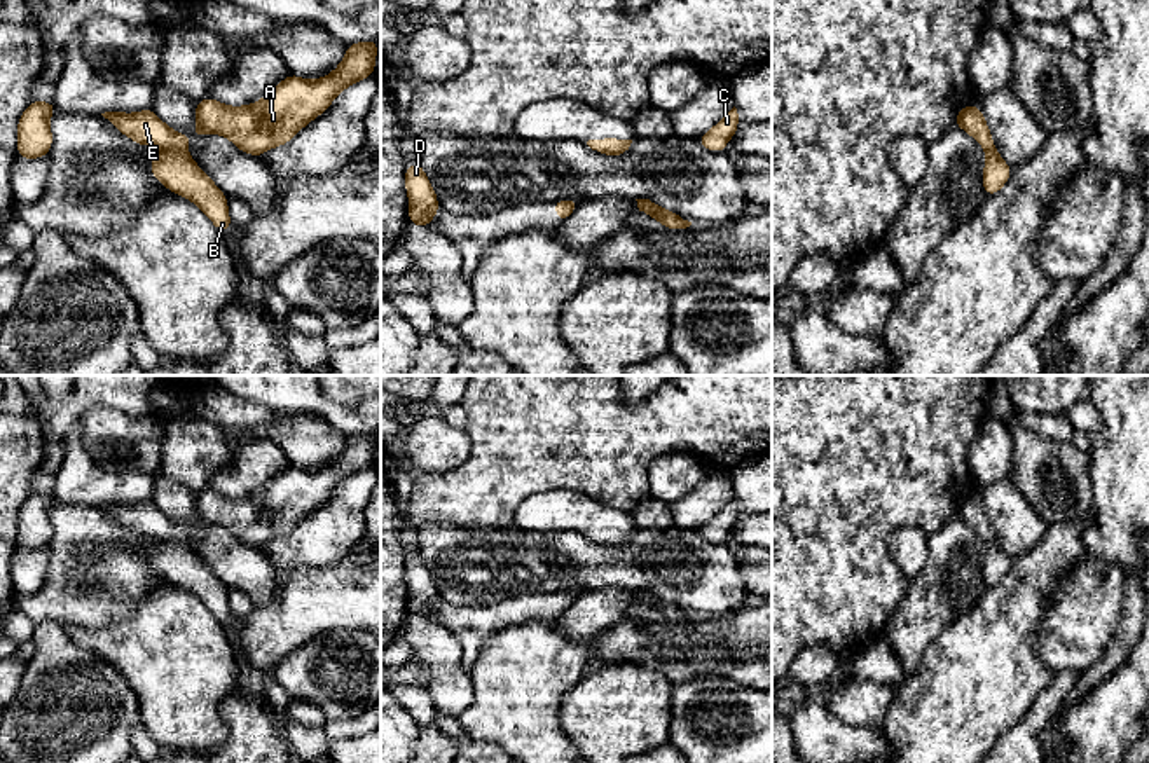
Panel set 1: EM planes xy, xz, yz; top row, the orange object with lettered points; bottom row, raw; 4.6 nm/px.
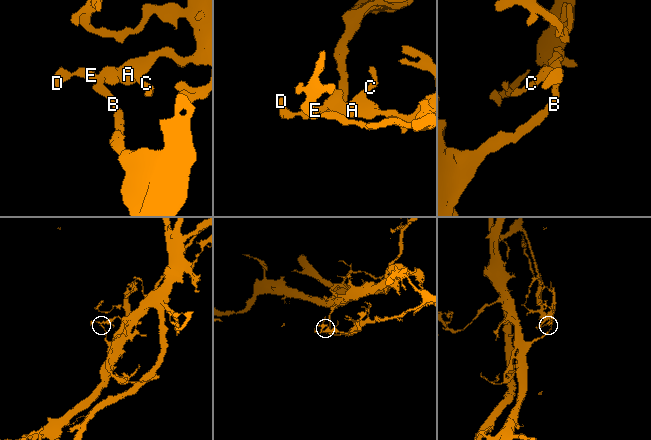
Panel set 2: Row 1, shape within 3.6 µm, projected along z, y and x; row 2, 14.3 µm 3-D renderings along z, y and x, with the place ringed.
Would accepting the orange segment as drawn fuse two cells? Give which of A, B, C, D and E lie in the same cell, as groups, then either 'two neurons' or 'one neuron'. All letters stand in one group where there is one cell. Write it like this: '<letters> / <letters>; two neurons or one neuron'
A C D E / B; two neurons

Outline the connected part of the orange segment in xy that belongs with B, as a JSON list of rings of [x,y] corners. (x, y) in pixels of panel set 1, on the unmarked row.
[[[164,538],[152,548],[150,562],[171,583],[197,595],[222,625],[229,622],[227,587],[185,541]]]

